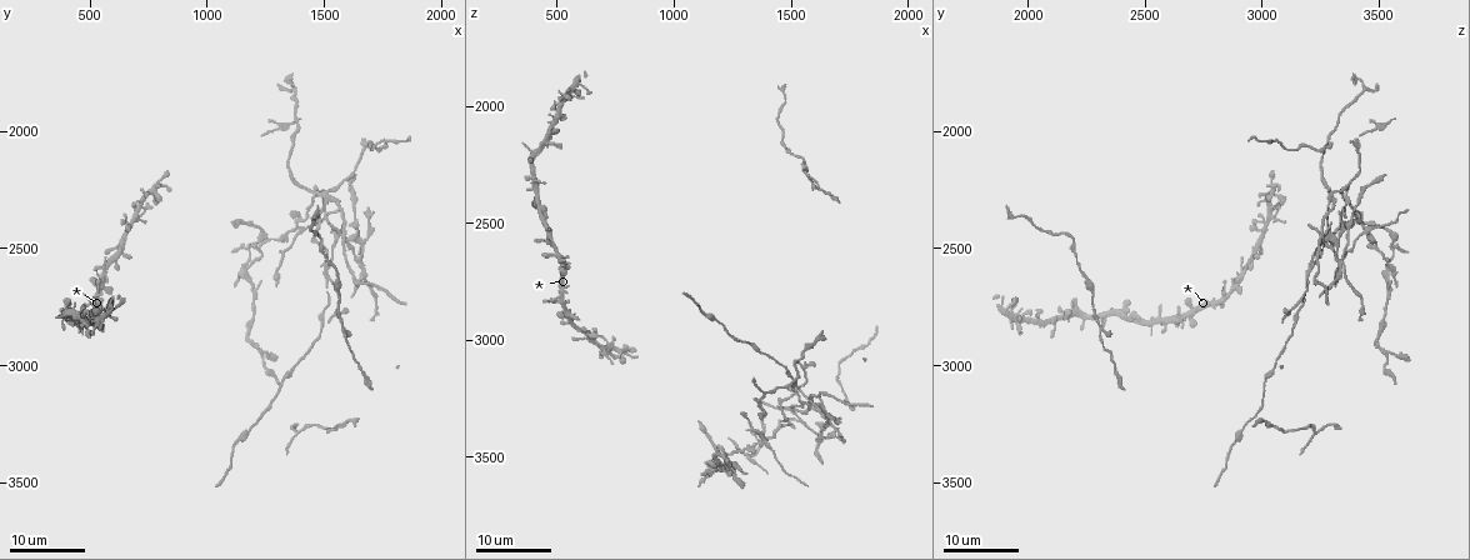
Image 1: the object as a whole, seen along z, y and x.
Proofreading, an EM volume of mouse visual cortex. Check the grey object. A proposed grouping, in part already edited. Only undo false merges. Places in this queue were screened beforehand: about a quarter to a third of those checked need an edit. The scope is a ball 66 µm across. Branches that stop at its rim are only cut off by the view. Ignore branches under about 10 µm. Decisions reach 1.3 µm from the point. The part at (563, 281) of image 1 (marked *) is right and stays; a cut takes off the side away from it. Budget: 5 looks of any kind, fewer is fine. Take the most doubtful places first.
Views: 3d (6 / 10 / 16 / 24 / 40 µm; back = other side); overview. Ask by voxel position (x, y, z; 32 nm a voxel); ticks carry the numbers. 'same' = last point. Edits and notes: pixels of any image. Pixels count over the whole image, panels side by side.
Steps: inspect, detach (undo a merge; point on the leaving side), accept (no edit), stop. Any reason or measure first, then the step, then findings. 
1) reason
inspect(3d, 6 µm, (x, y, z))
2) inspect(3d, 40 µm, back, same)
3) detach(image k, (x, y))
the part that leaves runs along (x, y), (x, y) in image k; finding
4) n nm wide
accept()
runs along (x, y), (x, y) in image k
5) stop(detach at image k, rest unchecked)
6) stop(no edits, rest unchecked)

arms run side by side
inspect(3d, 24 µm, (1510, 2610, 3190))

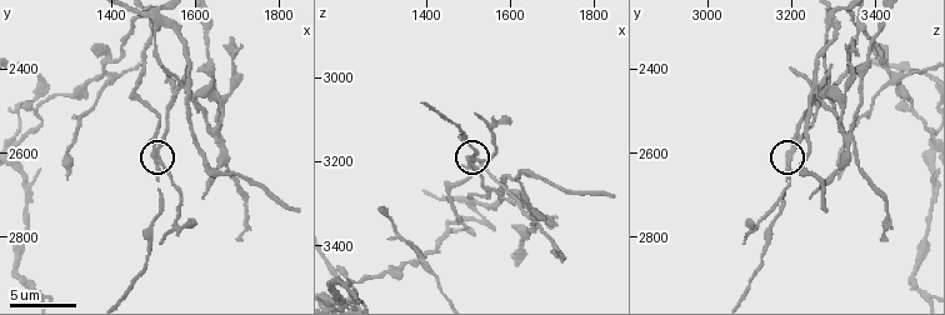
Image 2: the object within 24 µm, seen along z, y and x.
closer look
inspect(3d, 6 µm, (1510, 2600, 3200))

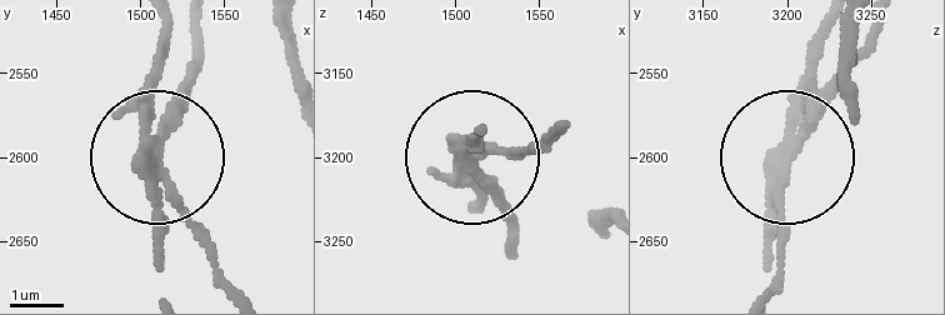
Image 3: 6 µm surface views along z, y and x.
3 arms
detach(image 3, (180, 90))
the part that leaves runs along (158, 149), (198, 33) in image 3; a second neuron is stuck on

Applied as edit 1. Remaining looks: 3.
thick turns thin
inspect(3d, 24 µm, (1560, 2760, 2280))

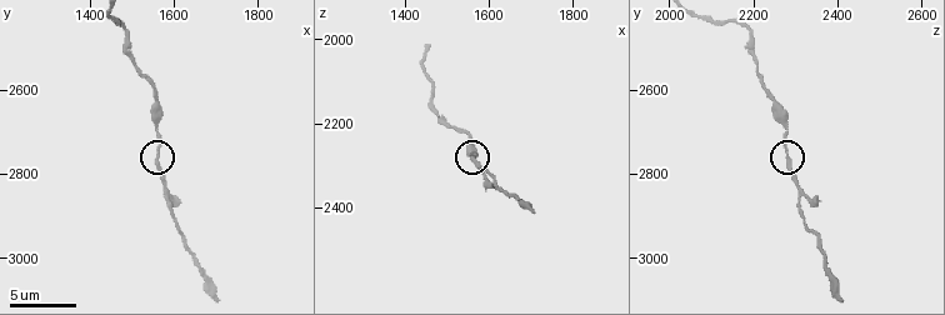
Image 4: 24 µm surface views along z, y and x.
inspect(3d, 10 µm, (1560, 2770, 2285))

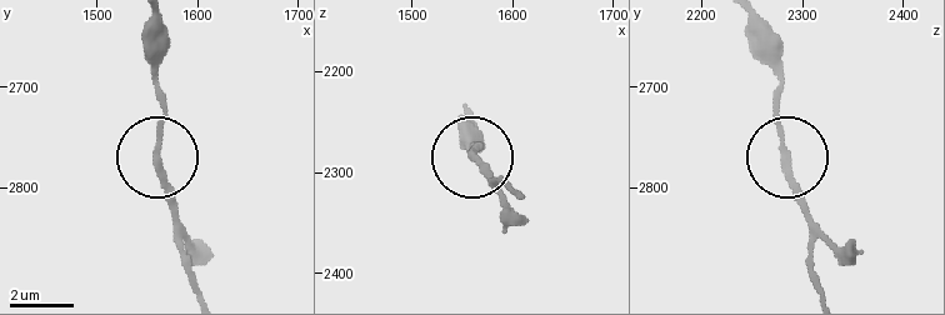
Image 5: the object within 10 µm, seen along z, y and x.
accept()
all the same neuron

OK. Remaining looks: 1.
stop(detach at image 3, rest unchecked)

